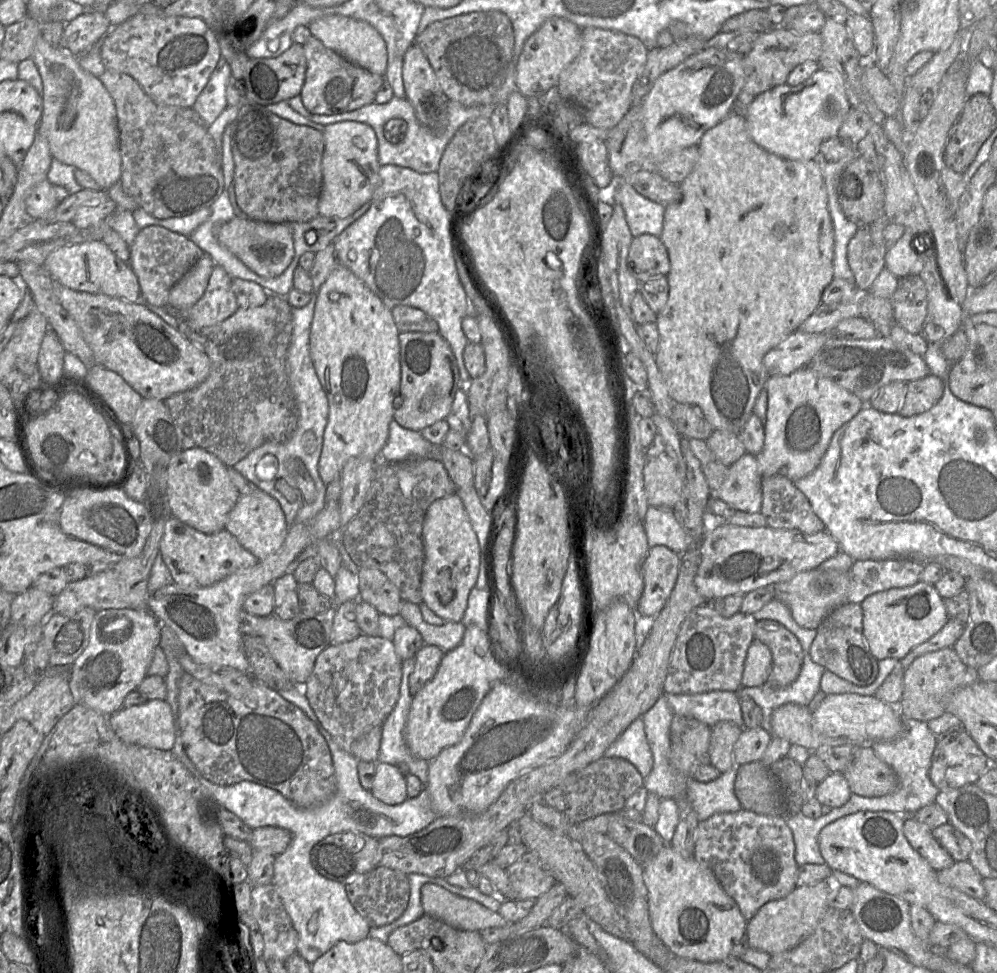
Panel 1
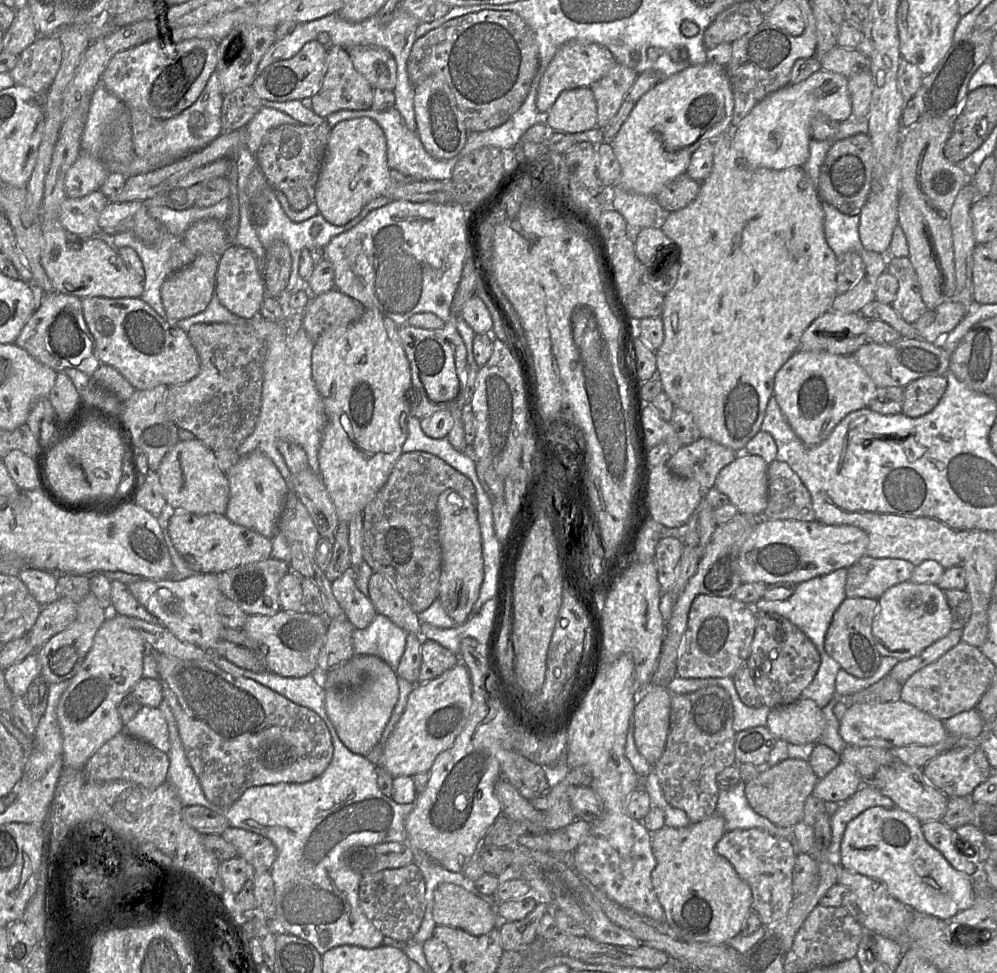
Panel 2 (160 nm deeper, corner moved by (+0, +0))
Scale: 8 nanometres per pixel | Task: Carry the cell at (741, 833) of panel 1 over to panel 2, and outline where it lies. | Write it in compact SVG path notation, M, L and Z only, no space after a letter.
M737 829L726 832L717 842L716 852L726 858L739 877L751 887L754 908L764 926L774 925L787 914L793 900L795 849L790 840L761 829Z

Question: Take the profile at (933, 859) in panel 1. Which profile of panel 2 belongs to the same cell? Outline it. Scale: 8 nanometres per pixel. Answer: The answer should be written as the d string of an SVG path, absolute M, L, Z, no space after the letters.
M929 821L922 823L922 832L925 840L938 850L955 870L969 877L978 875L981 865L968 860L972 852L969 855L962 850L954 829L942 821Z

